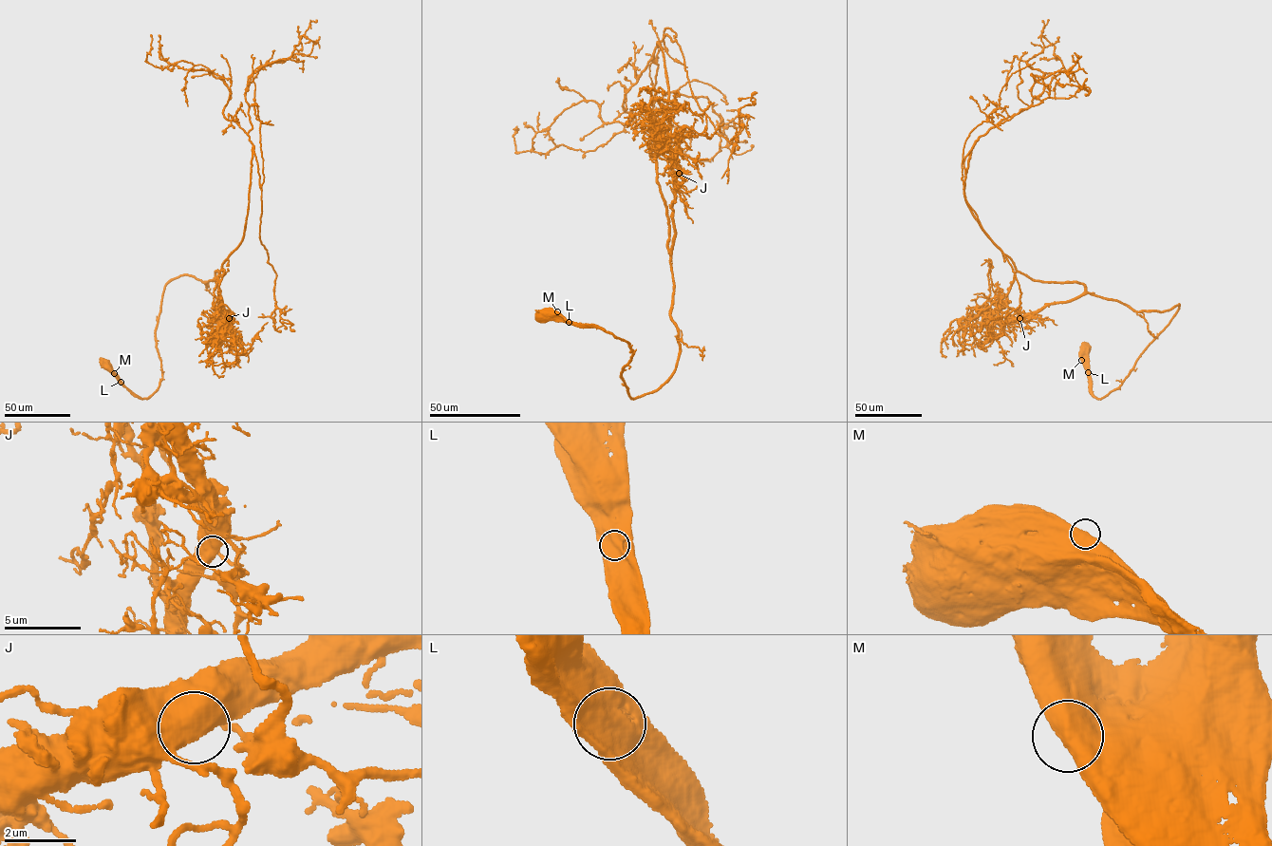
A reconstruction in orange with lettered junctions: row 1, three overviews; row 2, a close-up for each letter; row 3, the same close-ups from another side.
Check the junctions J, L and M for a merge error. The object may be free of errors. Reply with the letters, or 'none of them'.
none of them

